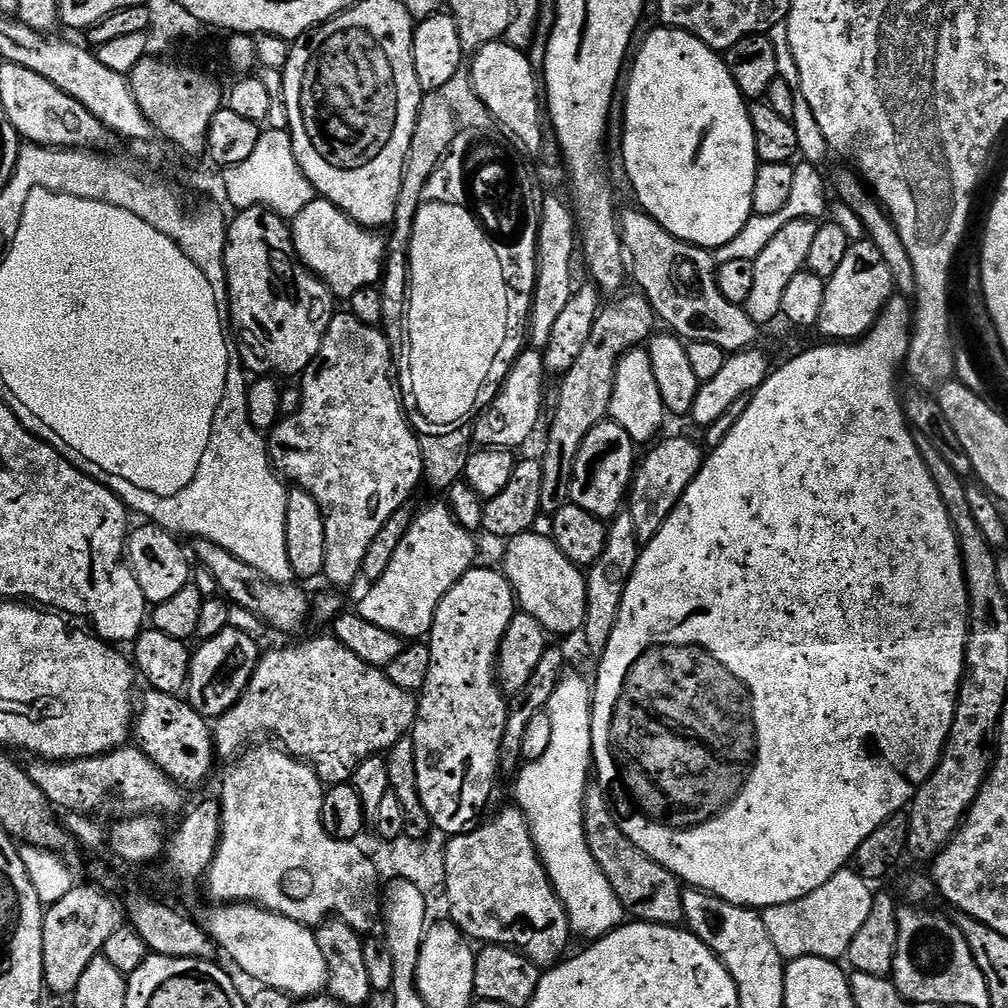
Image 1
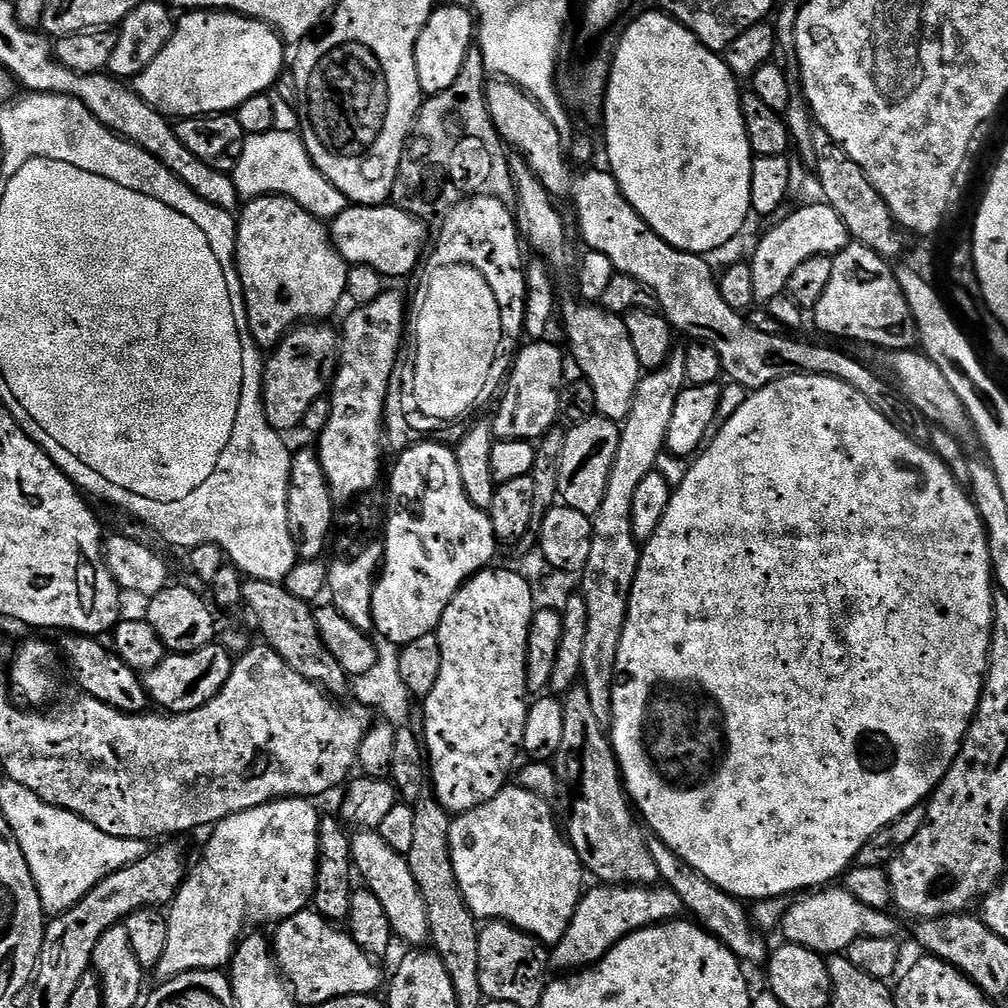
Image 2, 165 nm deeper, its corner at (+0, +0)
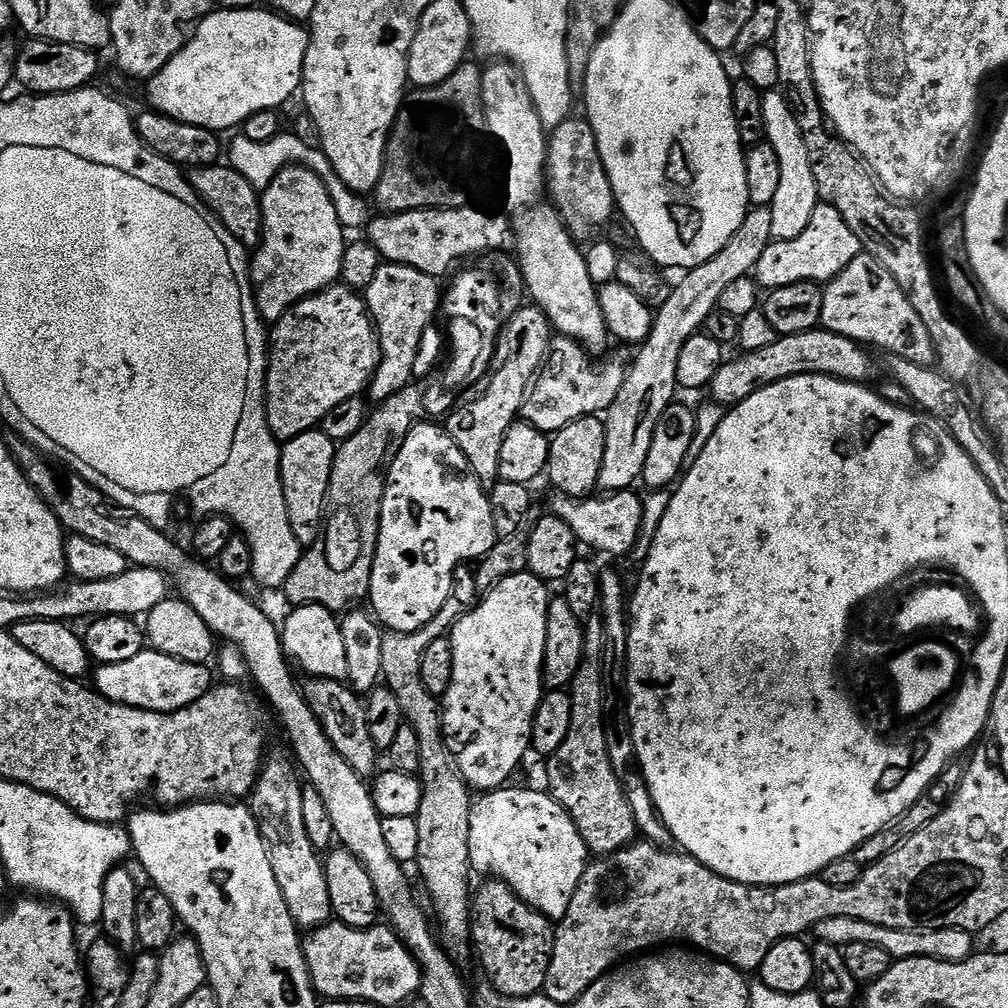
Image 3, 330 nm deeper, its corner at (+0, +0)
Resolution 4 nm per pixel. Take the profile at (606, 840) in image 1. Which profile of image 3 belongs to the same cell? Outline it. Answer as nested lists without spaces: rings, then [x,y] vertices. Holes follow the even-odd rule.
[[[596,618],[589,619],[584,634],[582,666],[570,685],[570,734],[566,734],[566,742],[562,742],[556,753],[546,760],[547,791],[571,814],[584,845],[596,858],[627,848],[638,836],[634,810],[630,810],[630,802],[626,802],[624,787],[618,782],[618,774],[614,774],[614,766],[610,766],[610,750],[606,750],[605,650],[603,623]]]

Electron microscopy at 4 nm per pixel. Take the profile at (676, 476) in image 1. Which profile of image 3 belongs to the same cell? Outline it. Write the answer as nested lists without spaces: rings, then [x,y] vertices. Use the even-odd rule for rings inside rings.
[[[636,490],[600,494],[595,498],[567,496],[556,492],[553,497],[551,515],[562,518],[562,522],[574,530],[581,545],[589,544],[608,556],[624,556],[639,542],[640,531],[644,528],[644,504]]]

